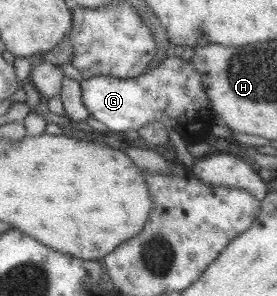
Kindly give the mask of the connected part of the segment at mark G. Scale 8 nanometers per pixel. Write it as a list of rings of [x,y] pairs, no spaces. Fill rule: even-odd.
[[[169,53],[157,68],[150,69],[132,79],[116,79],[110,76],[92,76],[82,79],[79,84],[80,99],[86,109],[87,116],[102,123],[108,130],[114,130],[118,136],[125,131],[135,130],[158,122],[164,129],[175,131],[182,140],[201,142],[206,136],[206,128],[210,128],[216,115],[210,106],[206,93],[202,91],[200,76],[192,62],[184,61]]]

